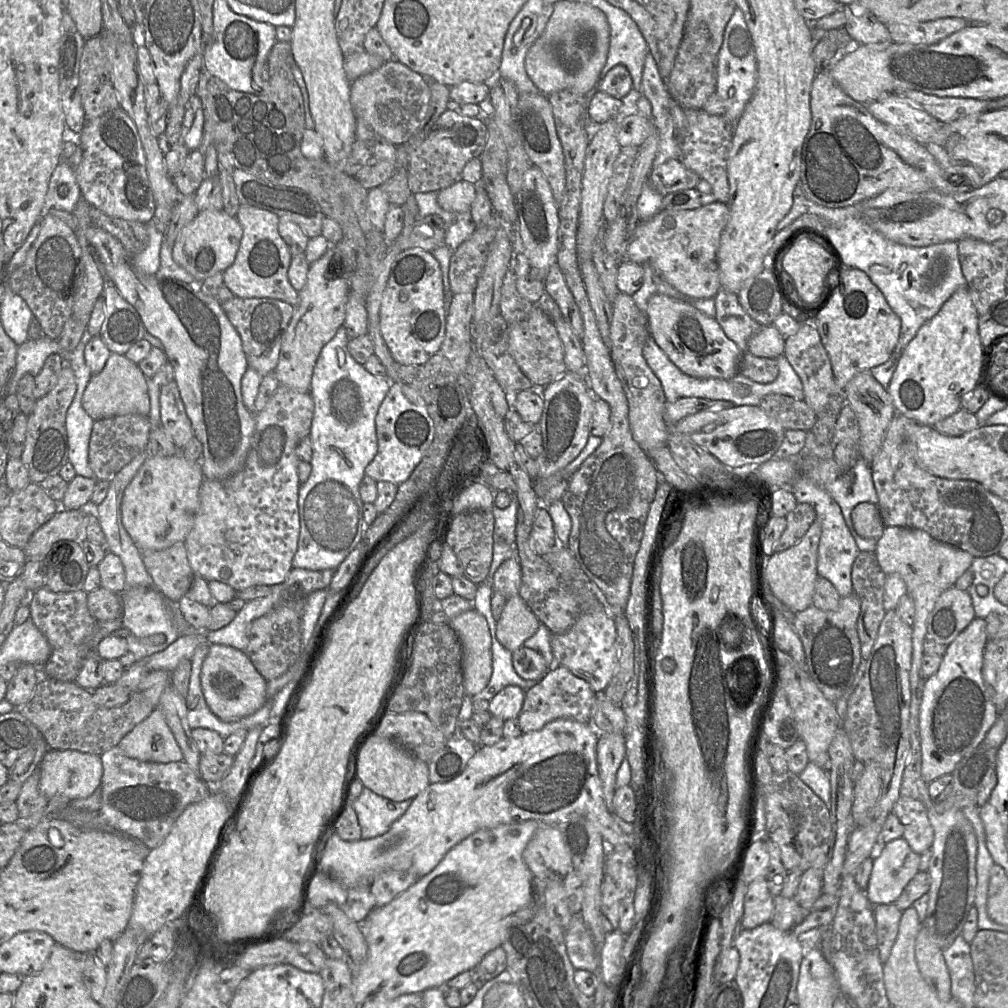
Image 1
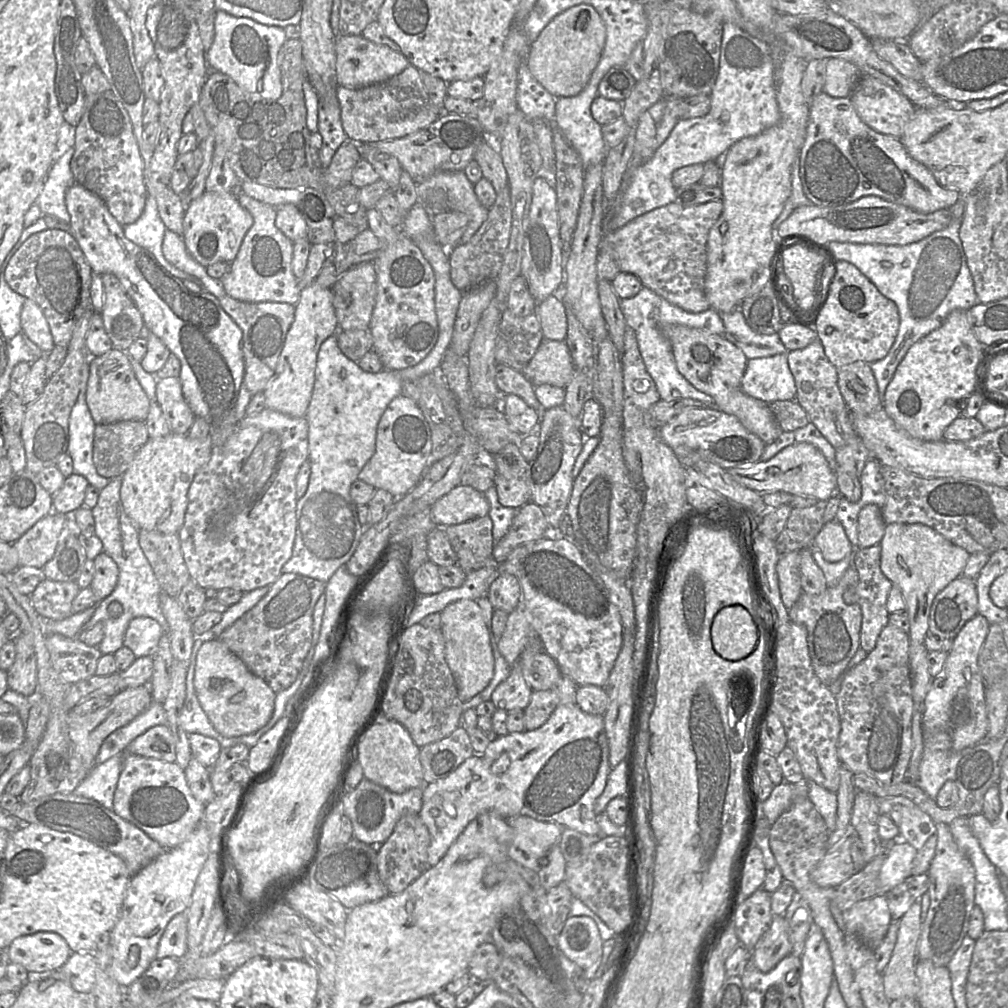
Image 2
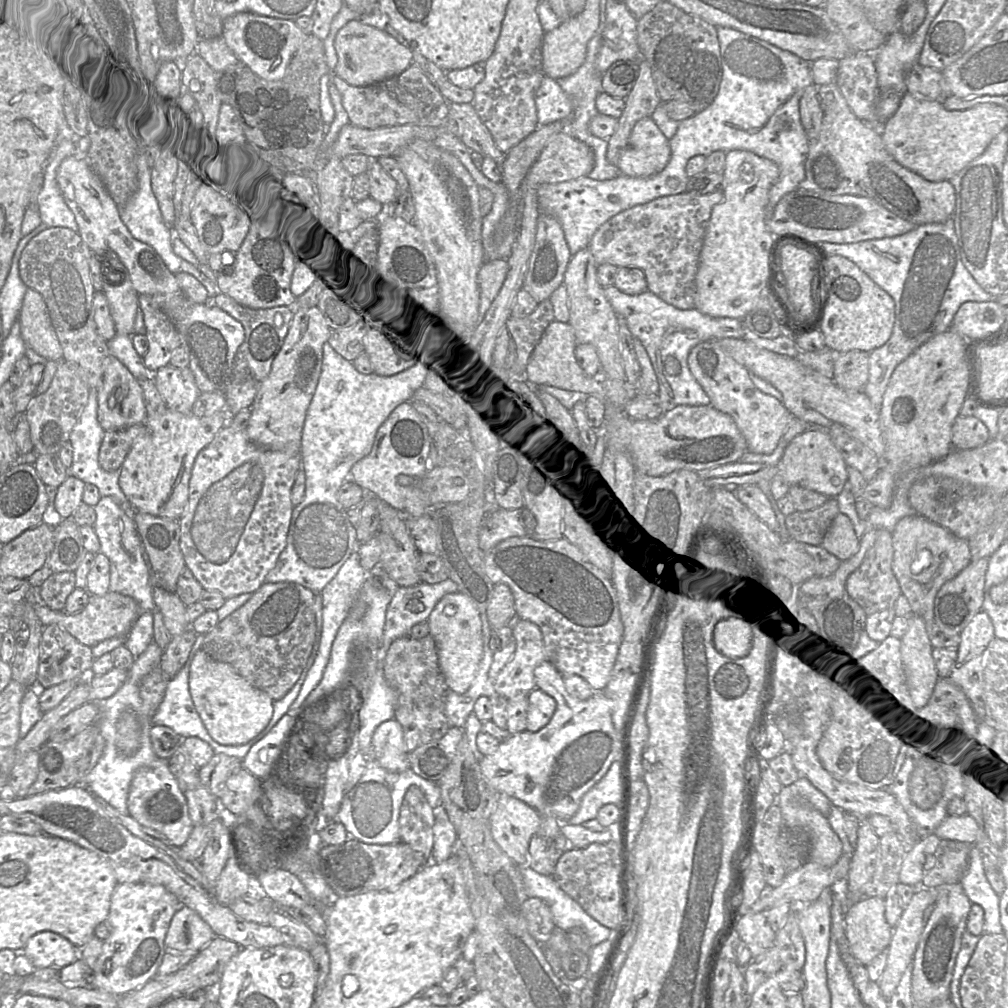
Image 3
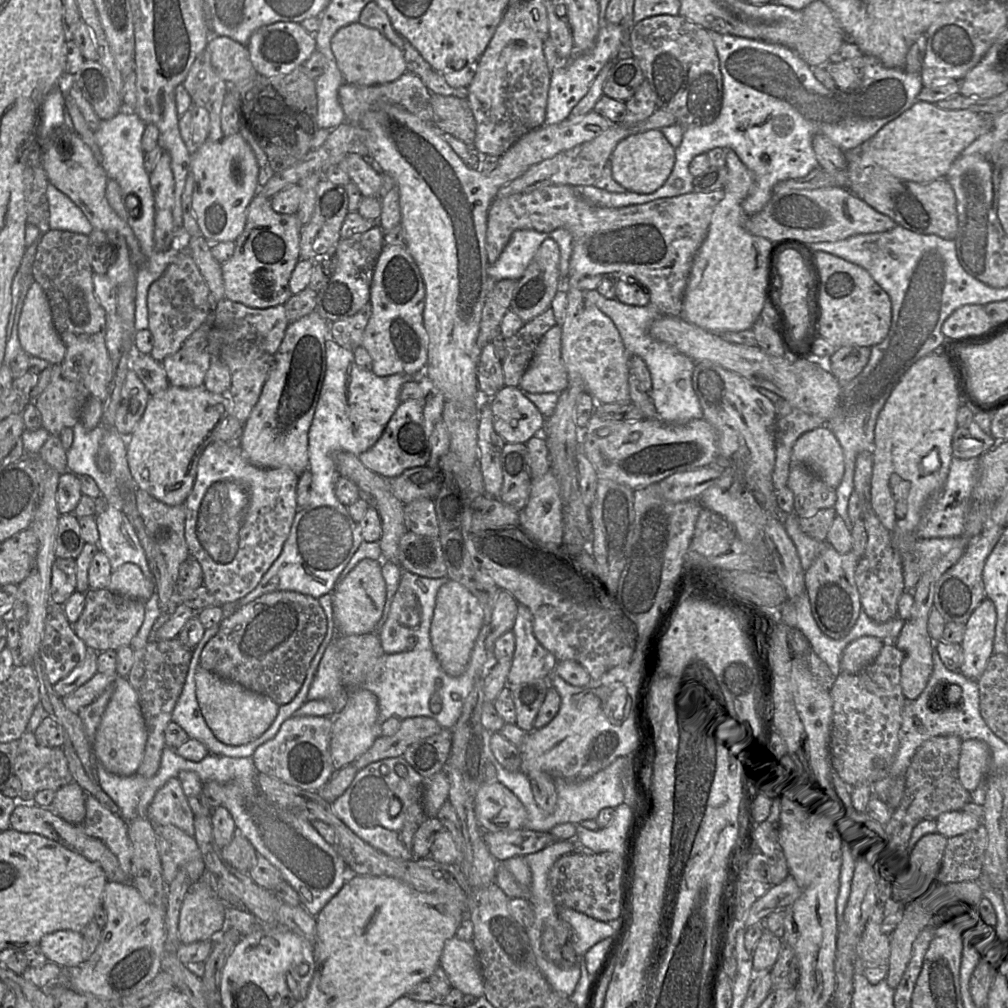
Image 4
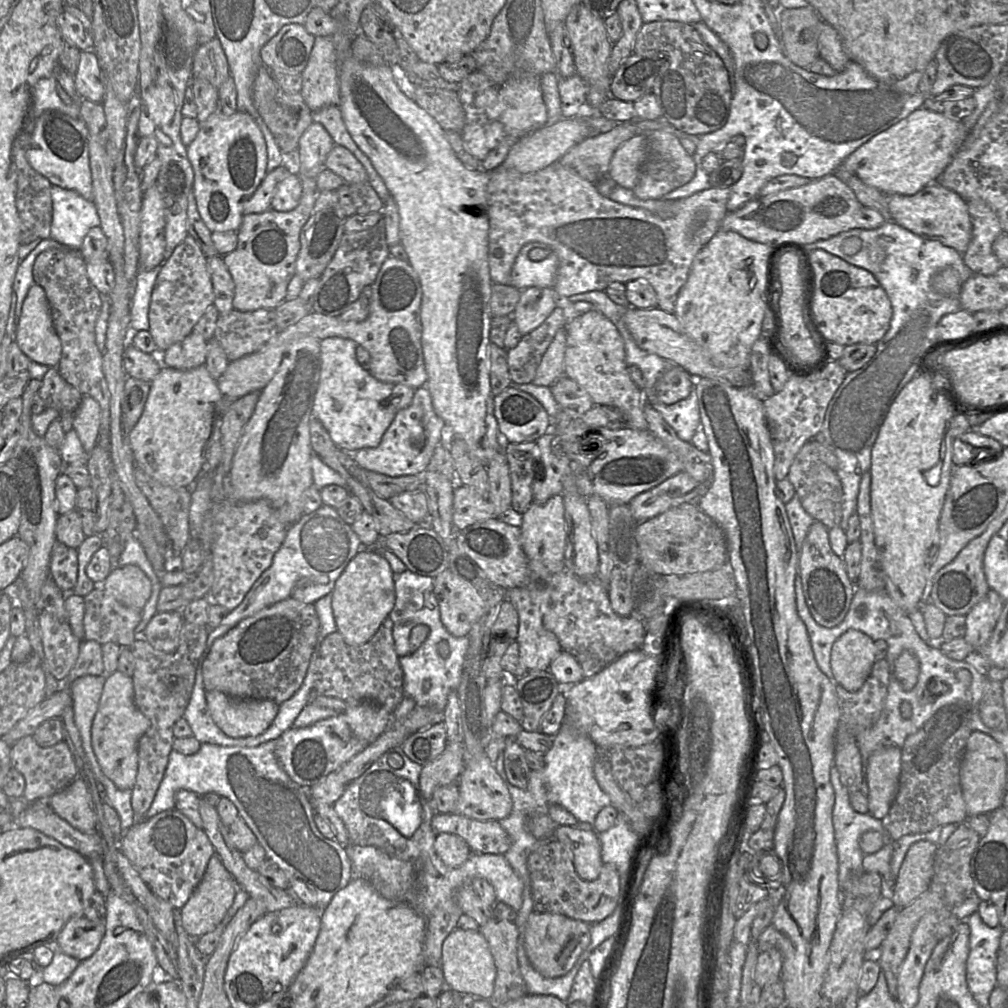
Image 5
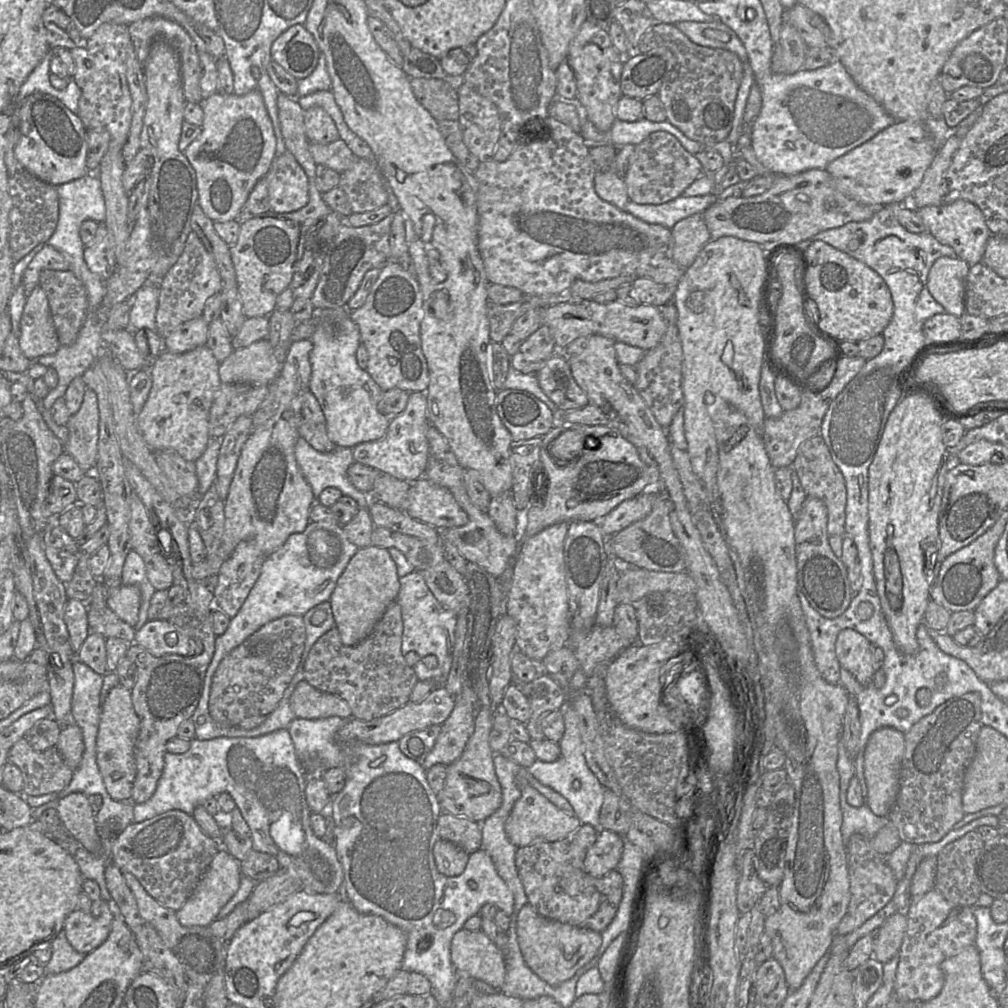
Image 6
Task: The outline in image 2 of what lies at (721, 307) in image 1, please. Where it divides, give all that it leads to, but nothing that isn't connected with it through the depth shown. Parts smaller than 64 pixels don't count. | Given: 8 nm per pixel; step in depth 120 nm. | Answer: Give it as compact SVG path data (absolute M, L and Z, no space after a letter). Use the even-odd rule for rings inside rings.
M739 308L729 313L720 313L720 317L724 325L724 337L738 347L748 360L788 352L777 333L763 335L754 332Z

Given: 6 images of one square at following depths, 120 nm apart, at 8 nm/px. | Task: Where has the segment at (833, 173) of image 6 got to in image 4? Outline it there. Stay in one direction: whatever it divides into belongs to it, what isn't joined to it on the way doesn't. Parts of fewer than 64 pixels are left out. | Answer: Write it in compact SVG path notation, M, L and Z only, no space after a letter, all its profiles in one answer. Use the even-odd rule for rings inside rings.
M917 101L859 147L861 158L898 179L928 184L946 178L959 155L989 129L989 117L992 116L969 110L943 110L936 104Z

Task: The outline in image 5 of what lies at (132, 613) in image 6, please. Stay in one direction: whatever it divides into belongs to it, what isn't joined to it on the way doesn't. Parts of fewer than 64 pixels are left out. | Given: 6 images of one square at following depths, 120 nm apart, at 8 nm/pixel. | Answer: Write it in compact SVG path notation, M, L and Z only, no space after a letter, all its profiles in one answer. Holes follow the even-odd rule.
M132 564L114 567L101 586L121 604L141 612L152 593L149 578Z

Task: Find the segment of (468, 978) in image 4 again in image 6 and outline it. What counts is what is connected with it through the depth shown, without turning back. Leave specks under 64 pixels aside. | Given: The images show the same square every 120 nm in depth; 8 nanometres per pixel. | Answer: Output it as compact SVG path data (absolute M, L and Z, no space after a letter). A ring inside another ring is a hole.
M458 930L451 940L450 957L457 973L484 981L494 988L502 986L506 974L504 955L481 930Z

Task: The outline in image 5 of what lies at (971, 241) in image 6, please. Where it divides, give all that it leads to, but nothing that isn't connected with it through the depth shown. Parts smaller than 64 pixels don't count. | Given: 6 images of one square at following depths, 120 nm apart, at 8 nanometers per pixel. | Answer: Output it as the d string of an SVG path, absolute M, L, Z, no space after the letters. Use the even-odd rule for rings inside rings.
M933 182L911 196L885 195L891 221L918 236L937 240L961 255L967 251L972 238L972 223L967 202L957 193Z

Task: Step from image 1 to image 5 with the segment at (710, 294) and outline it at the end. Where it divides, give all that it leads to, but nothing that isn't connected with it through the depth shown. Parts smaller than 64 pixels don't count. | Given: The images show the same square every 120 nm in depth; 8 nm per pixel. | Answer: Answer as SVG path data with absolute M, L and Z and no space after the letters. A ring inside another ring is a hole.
M556 163L549 165L539 171L529 174L521 174L514 169L507 169L497 167L490 172L490 177L487 185L487 198L488 198L488 218L489 218L489 233L488 233L488 264L490 277L493 283L509 285L511 271L515 259L521 248L529 242L541 242L546 244L550 250L555 253L559 260L555 284L553 290L560 299L567 299L570 296L582 294L591 291L605 291L606 287L613 282L626 284L630 281L643 281L648 283L655 291L657 296L657 307L664 312L674 314L675 302L679 291L686 283L692 262L696 254L709 242L709 240L720 229L720 223L728 213L726 204L730 196L730 188L709 188L703 190L690 197L679 199L680 211L673 217L662 219L657 215L643 208L634 208L627 205L616 203L607 197L603 197L597 191L595 184L588 182L581 178L574 171L562 167ZM699 212L706 214L702 227L697 231L692 231L691 227Z

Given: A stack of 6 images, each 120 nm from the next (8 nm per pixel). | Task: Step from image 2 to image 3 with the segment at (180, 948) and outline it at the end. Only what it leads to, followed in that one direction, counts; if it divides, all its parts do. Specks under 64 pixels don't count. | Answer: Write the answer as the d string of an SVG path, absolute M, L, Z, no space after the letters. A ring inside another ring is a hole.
M186 905L174 914L165 936L165 952L199 952L216 935L207 922Z

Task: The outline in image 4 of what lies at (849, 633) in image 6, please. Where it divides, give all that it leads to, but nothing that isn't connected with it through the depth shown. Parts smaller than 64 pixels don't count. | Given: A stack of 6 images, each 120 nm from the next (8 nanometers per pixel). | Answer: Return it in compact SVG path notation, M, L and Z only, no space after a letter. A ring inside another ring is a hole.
M862 636L852 641L842 653L841 673L857 674L874 661L883 647L882 640Z

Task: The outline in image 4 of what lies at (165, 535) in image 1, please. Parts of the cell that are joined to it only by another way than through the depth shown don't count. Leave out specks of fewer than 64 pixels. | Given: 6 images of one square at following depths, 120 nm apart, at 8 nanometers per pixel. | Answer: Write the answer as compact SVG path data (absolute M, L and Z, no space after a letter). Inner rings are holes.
M169 385L162 393L149 396L136 427L125 437L128 468L137 488L164 504L183 504L193 488L199 457L205 447L213 442L215 432L227 416L231 416L231 401L228 395L211 393L203 386L182 388Z

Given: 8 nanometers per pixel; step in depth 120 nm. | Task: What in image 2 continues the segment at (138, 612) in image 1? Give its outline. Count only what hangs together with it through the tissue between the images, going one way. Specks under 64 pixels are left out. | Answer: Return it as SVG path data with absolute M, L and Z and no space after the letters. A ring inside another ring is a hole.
M136 617L129 622L123 645L129 648L136 658L156 653L160 637L164 634L161 625L150 617Z

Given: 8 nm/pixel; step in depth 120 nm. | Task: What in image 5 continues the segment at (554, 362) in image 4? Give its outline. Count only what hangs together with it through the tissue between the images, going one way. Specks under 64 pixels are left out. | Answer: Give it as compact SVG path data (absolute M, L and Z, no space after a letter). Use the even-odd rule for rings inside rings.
M560 329L555 334L542 356L532 381L537 386L551 387L564 375L563 360L566 345L565 329Z

